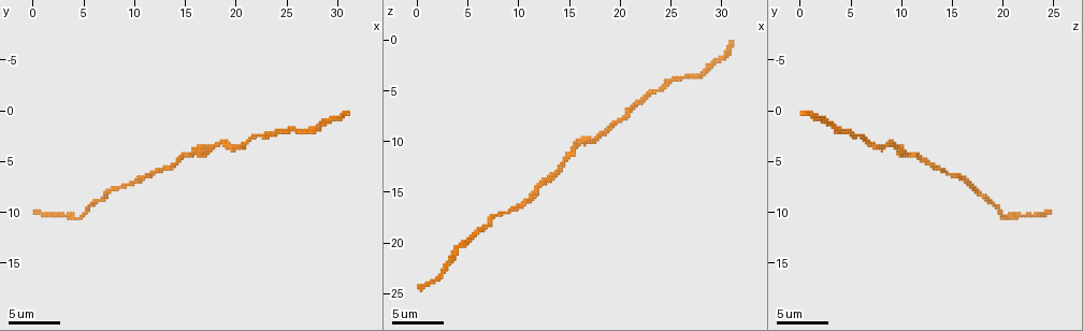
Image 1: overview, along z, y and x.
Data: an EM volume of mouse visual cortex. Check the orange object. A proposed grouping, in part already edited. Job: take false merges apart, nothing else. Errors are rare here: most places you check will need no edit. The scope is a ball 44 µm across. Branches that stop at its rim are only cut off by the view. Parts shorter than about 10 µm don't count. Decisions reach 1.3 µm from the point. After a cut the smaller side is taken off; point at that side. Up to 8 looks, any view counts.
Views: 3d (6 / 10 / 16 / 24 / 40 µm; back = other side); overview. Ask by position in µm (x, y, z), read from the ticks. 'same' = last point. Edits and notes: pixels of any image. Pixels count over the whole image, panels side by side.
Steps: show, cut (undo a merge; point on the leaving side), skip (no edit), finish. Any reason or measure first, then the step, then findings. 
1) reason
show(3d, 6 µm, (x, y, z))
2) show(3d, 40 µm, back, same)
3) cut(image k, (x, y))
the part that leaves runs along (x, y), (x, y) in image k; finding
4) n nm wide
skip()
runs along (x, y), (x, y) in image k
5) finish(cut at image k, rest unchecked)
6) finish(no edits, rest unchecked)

show(3d, 10 µm, (14.6, 4.4, 11.8))

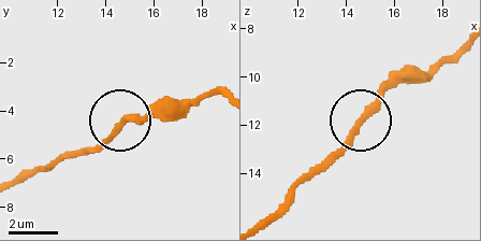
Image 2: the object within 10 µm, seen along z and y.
skip()
one neuron here

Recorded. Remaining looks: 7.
thin neck
show(3d, 16 µm, (9.0, 7.2, 16.6))

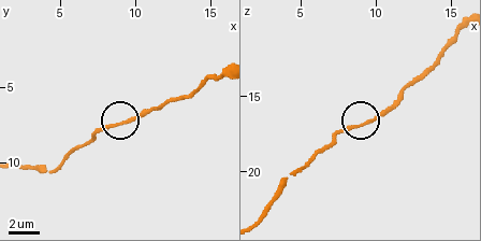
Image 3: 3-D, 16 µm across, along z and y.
skip()
runs along (447, 46), (392, 103), (358, 125), (332, 132) in image 3; continuous, no second neuron

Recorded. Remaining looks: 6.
narrows sharply
show(3d, 10 µm, (4.4, 10.4, 20.0))

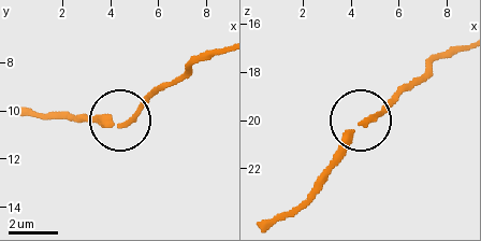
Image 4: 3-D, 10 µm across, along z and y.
skip()
one neuron here

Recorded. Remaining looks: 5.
narrows sharply
show(3d, 10 µm, (26.2, 1.8, 3.8))

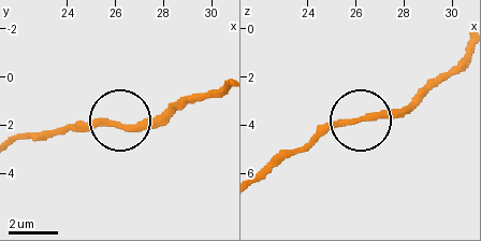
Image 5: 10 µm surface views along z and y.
show(3d, 6 µm, (26.2, 2.0, 3.6))

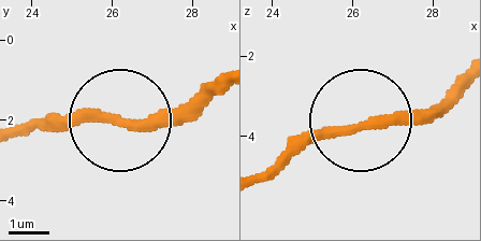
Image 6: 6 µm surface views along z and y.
skip()
all the same neuron

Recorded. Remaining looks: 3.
finish(no edits, rest unchecked)

